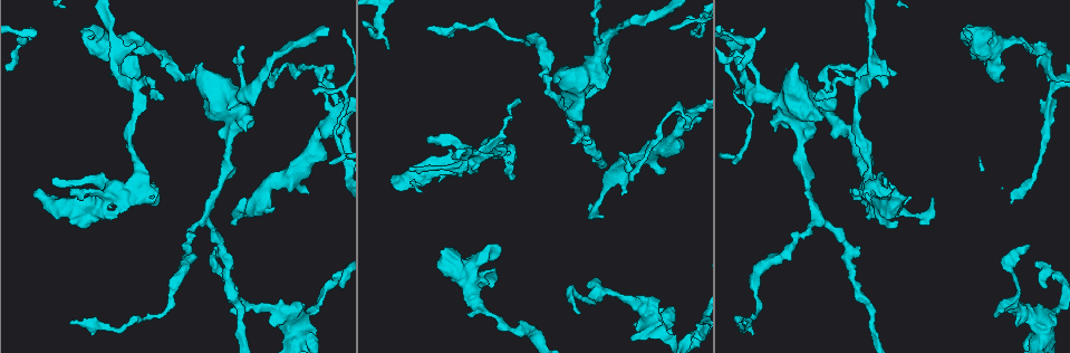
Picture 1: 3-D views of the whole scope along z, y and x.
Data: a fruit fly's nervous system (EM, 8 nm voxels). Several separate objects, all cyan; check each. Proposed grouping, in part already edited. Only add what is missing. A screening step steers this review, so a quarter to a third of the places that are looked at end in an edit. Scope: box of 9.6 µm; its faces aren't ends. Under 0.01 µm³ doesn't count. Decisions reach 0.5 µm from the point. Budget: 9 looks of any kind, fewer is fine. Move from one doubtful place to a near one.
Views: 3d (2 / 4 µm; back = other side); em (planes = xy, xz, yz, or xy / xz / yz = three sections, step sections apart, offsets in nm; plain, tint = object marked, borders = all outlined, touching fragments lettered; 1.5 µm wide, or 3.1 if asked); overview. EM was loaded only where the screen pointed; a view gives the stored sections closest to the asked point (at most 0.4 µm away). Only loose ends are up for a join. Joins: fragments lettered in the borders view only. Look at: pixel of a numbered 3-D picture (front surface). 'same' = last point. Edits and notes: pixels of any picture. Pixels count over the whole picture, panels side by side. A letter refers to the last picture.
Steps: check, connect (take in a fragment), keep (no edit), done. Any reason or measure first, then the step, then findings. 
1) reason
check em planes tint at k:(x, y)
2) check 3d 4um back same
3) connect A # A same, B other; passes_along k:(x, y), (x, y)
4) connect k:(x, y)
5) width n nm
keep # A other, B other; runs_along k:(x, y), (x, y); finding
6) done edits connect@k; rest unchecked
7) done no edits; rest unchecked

an open end
check em planes borders at 1:(72, 195)

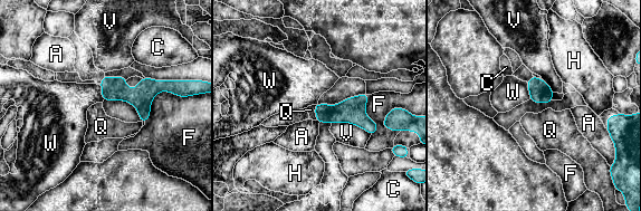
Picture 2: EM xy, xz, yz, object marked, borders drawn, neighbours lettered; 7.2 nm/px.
keep # A other, C other, F other, H other, Q other, V other, W other; border 2:(315, 105), (315, 117), (317, 120); none of them fits

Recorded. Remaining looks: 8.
an open end
check em xz step 8 borders at 1:(490, 153)

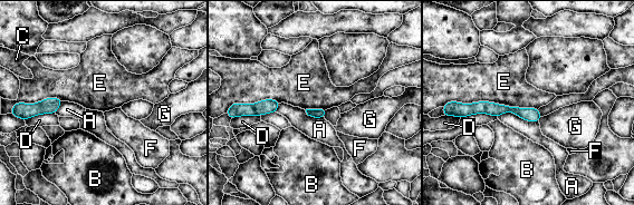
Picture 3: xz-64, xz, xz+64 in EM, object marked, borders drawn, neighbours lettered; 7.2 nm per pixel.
width 80 nm
keep # A other, B other, C other, D other, E other, F other, G other; no lettered fragment goes on from it

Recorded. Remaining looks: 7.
branch stops here
check em planes plain at 1:(795, 63)

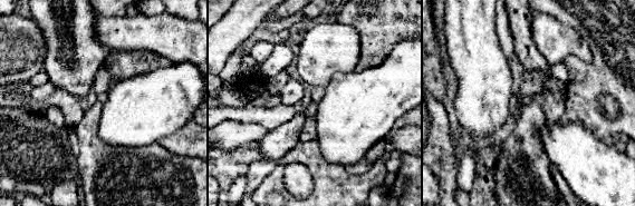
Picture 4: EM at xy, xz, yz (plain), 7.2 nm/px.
check em planes borders same

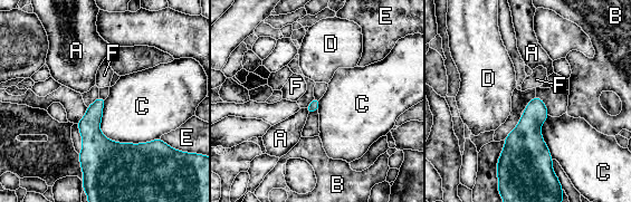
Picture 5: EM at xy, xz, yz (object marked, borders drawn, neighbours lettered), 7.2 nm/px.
keep # A other, B other, C other, D other, E other, F other; border 5:(104, 99), (108, 138), (160, 138); no lettered fragment goes on from it

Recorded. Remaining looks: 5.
free end
check 3d 4um at 1:(137, 79)

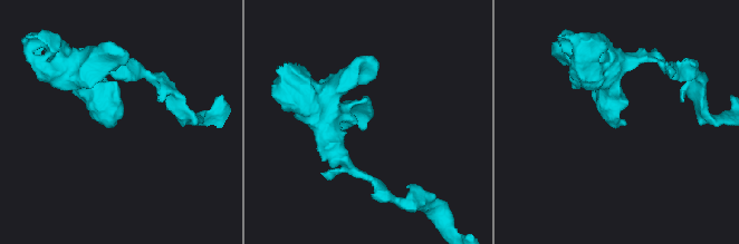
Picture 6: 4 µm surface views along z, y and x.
check em planes borders at 6:(362, 129)

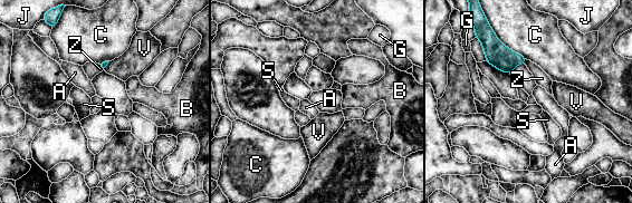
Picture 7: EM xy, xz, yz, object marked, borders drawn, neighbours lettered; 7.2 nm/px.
longest_contact C 500 nm
keep # A other, B other, C other, G other, J other, S other, V other, Z other; border 7:(480, 7), (495, 35), (526, 58); no lettered fragment goes on from it

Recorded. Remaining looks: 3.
done no edits; rest unchecked

